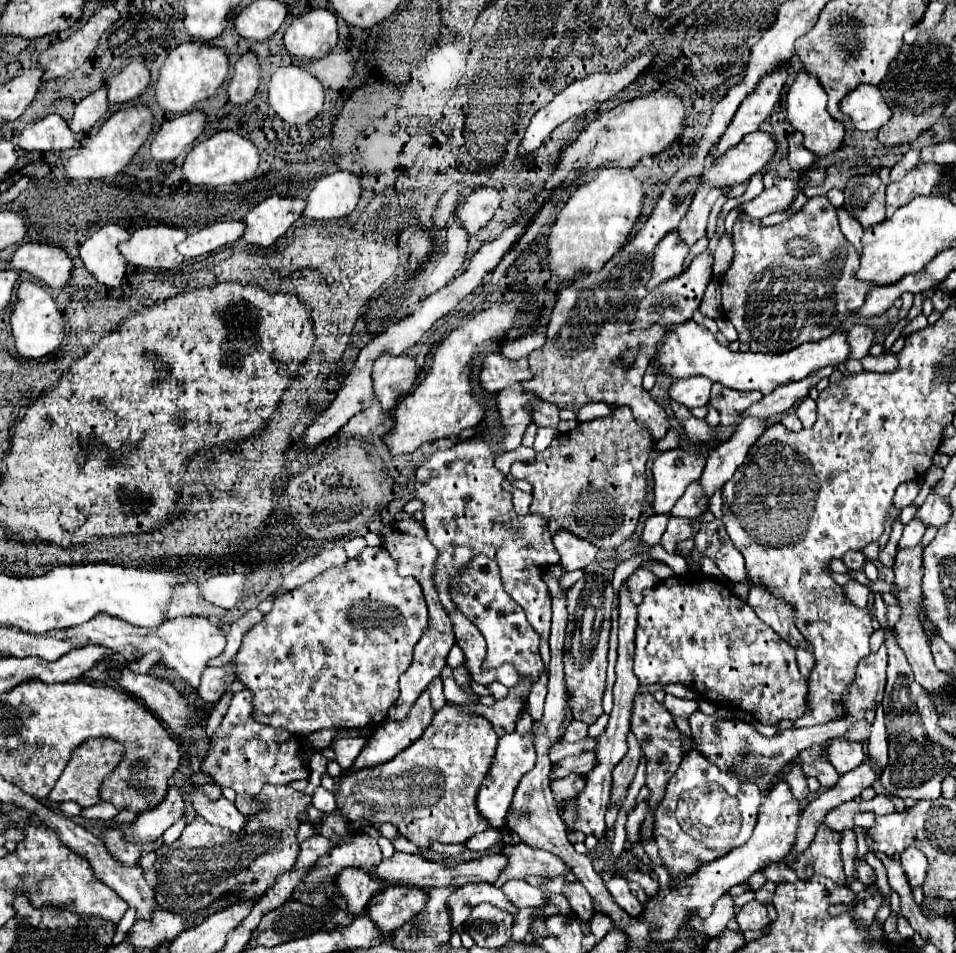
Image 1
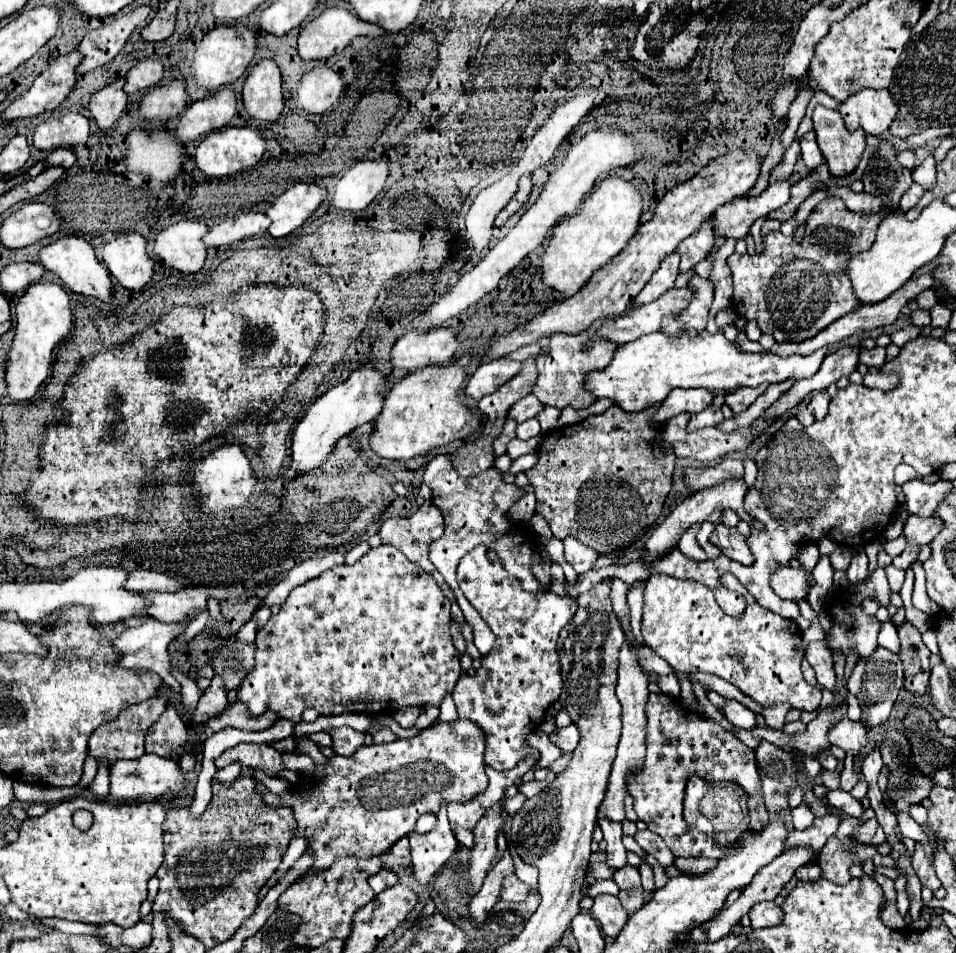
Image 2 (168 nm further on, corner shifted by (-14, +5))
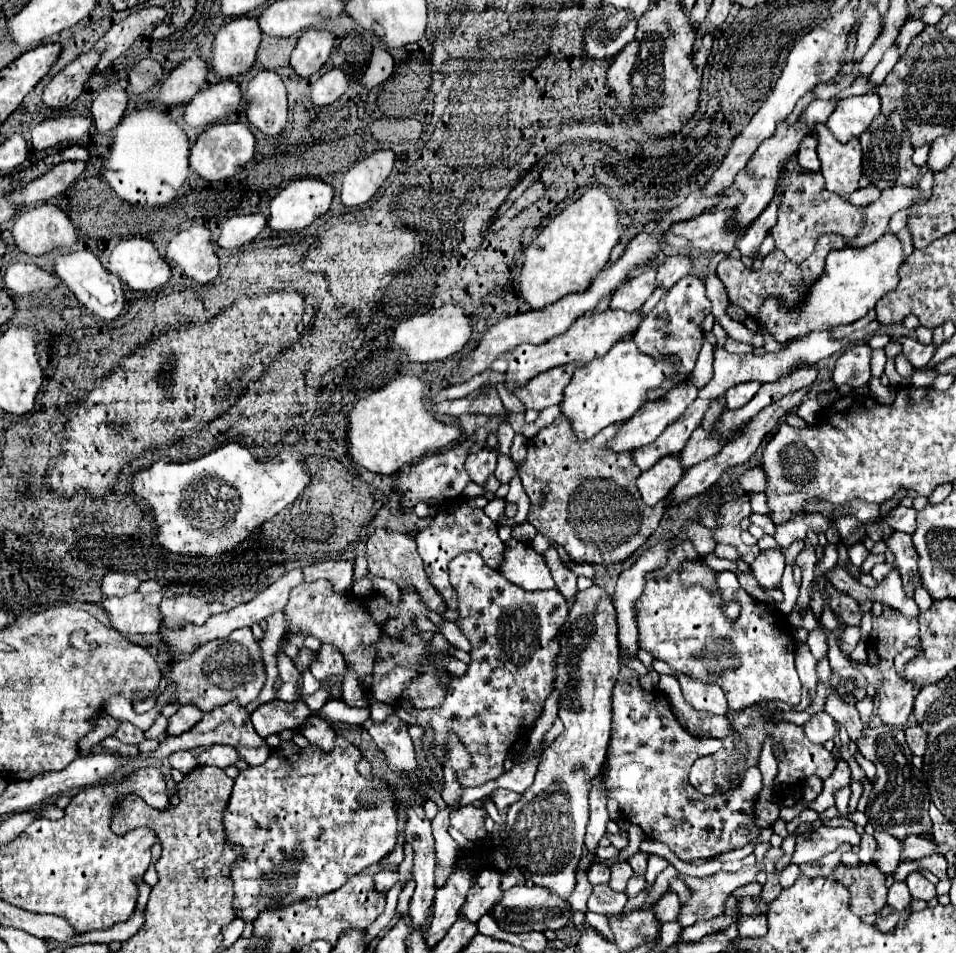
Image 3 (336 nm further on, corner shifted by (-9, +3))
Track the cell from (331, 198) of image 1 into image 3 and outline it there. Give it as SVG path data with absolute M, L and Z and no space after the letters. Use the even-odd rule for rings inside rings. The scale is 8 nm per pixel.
M377 150L365 160L357 162L343 176L341 202L345 206L365 204L385 182L389 172L393 170L395 154L391 150Z

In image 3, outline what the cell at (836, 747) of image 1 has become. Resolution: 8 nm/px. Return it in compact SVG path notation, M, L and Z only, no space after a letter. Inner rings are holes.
M815 714L809 722L805 722L803 726L807 738L815 744L825 744L827 740L835 738L837 732L837 722L829 716L829 714Z

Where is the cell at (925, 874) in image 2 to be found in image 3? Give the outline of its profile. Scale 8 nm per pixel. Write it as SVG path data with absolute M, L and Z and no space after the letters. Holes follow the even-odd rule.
M911 872L911 874L907 876L907 886L909 886L913 898L931 900L931 898L937 896L935 886L933 886L933 884L923 876L923 874L919 874L919 872Z

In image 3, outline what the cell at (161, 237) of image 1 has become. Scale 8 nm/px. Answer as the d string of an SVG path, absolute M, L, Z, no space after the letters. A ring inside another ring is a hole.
M193 226L177 232L167 244L165 260L199 284L211 282L219 272L219 260L213 252L211 232L205 226Z

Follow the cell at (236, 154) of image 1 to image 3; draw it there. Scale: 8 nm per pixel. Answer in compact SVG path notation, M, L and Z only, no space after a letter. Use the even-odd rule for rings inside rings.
M233 122L233 124L213 124L209 126L193 144L191 148L191 168L205 180L225 180L233 176L241 166L245 166L255 152L255 136L247 128L247 124Z

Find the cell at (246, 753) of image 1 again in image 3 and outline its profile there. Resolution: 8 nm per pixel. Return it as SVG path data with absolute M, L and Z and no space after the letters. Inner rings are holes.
M209 746L197 758L197 762L201 766L209 764L209 766L219 766L219 768L227 768L229 764L235 764L239 760L241 760L241 756L239 756L237 748L233 748L233 746Z

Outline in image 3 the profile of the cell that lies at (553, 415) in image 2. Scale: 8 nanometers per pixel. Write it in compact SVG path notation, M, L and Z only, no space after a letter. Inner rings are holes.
M497 384L497 390L499 390L499 396L501 396L501 400L503 400L503 406L505 406L509 412L519 412L519 414L525 412L523 402L521 402L517 396L513 396L511 392L503 390L503 384Z

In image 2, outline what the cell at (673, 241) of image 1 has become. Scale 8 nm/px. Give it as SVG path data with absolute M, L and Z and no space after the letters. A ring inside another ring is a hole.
M676 252L674 254L668 254L660 262L660 268L654 272L652 280L634 298L634 302L638 302L638 304L650 304L652 300L660 298L666 290L670 290L674 286L676 276L678 276L678 264L680 264L680 256Z

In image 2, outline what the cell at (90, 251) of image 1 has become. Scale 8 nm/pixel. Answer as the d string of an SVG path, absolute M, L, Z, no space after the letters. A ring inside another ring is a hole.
M120 234L102 250L108 272L128 290L144 288L154 276L154 260L146 252L146 240L136 234Z

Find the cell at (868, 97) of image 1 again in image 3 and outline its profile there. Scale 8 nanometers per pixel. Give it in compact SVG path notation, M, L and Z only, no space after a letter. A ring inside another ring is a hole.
M871 92L863 96L849 96L839 100L835 112L825 122L827 128L839 142L847 142L853 136L861 136L869 124L875 120L881 108L881 98Z

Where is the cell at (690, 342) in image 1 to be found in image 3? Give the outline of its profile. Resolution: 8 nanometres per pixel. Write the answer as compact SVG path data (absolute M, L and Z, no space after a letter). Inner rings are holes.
M623 340L615 344L603 358L575 370L573 380L565 388L561 410L569 418L571 428L575 434L579 434L579 438L593 438L605 426L629 420L647 402L647 394L651 390L661 388L665 380L681 376L679 368L681 364L677 356L667 354L663 358L655 358L643 354L633 340Z

